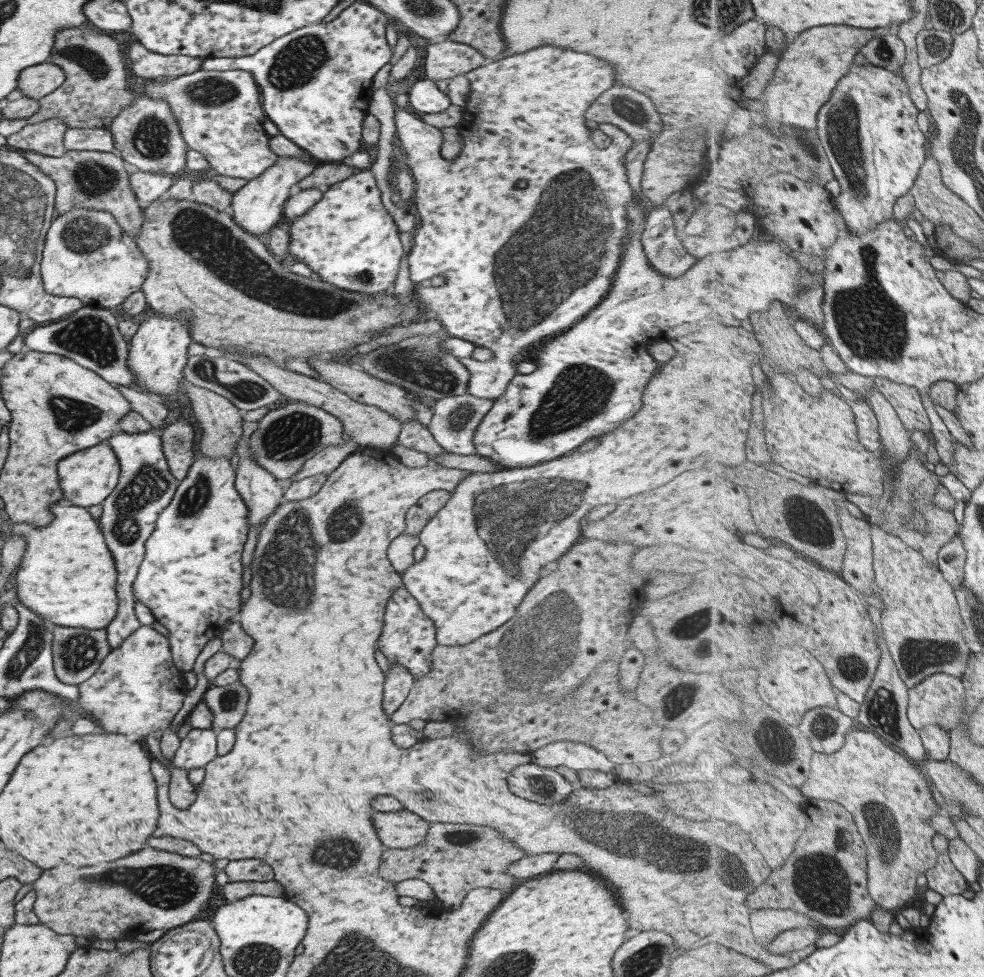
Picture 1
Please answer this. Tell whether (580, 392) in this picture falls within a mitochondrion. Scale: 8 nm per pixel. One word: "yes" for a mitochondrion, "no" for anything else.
yes

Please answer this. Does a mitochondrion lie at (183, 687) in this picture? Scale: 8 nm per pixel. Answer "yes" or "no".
no

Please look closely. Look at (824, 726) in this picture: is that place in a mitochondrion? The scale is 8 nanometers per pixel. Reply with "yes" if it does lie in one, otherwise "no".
yes

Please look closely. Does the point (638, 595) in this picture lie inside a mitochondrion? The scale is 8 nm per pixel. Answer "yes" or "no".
no

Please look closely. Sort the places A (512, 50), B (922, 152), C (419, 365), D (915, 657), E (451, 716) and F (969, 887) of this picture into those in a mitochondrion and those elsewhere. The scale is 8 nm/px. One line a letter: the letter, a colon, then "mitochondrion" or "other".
A: other
B: other
C: mitochondrion
D: mitochondrion
E: other
F: other

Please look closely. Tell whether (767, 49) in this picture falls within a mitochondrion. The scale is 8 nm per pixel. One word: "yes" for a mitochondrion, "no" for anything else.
no

